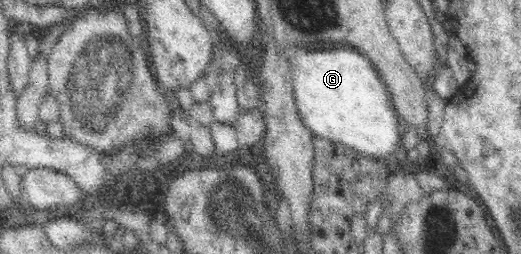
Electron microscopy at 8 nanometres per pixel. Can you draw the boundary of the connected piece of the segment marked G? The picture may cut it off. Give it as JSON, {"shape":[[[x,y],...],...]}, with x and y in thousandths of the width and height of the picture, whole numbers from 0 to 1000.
{"shape":[[[678,189],[562,213],[555,287],[570,453],[603,539],[655,563],[724,626],[768,575],[772,504],[743,350],[722,268]]]}

